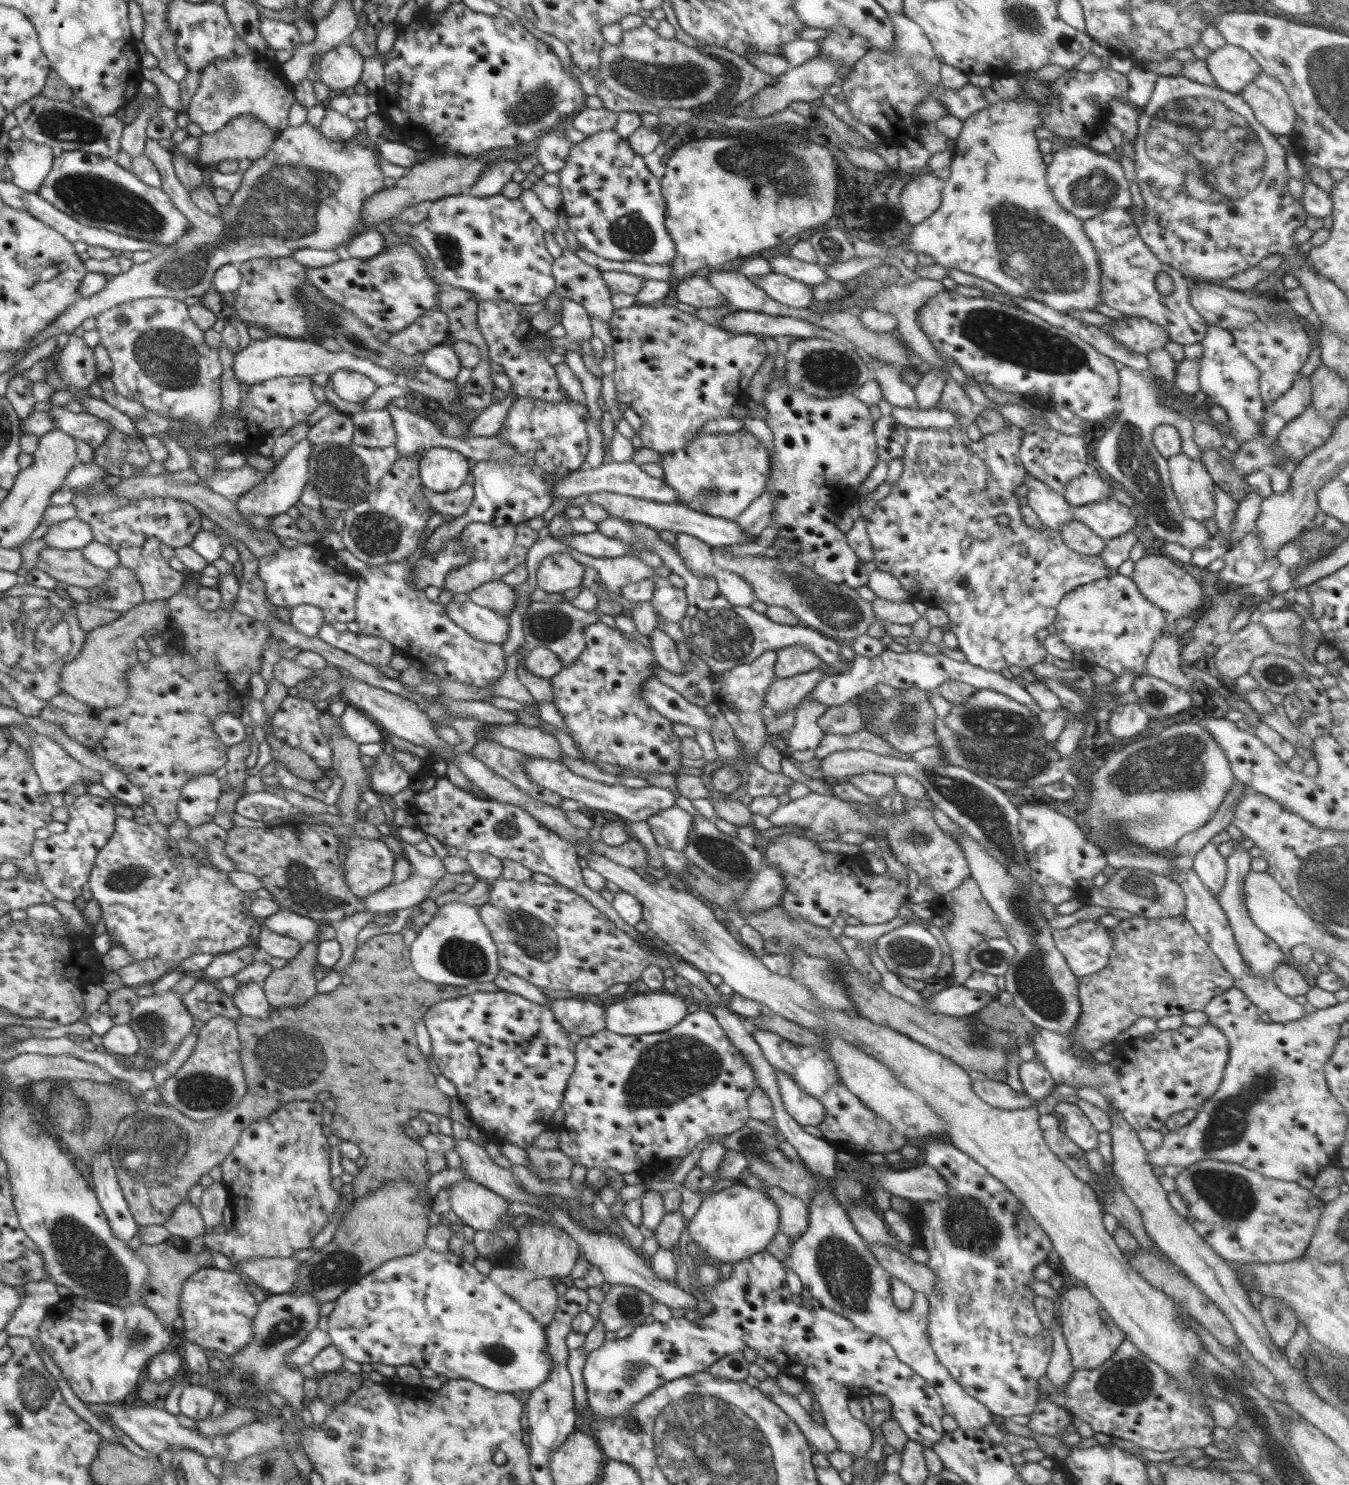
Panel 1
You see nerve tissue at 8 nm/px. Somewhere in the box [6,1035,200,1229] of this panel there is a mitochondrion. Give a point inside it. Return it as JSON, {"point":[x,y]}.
{"point":[152,1147]}

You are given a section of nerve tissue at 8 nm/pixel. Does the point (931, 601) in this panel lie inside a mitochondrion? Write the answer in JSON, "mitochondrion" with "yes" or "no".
{"mitochondrion":"no"}

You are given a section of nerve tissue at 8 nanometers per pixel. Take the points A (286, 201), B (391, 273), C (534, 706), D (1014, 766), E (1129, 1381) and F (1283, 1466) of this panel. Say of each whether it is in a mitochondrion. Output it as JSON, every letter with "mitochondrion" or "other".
{"A":"mitochondrion","B":"mitochondrion","C":"other","D":"mitochondrion","E":"mitochondrion","F":"mitochondrion"}

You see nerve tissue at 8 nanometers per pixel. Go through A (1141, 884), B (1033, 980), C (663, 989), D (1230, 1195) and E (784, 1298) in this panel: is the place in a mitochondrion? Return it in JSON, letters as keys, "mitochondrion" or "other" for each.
{"A":"mitochondrion","B":"mitochondrion","C":"other","D":"mitochondrion","E":"other"}

